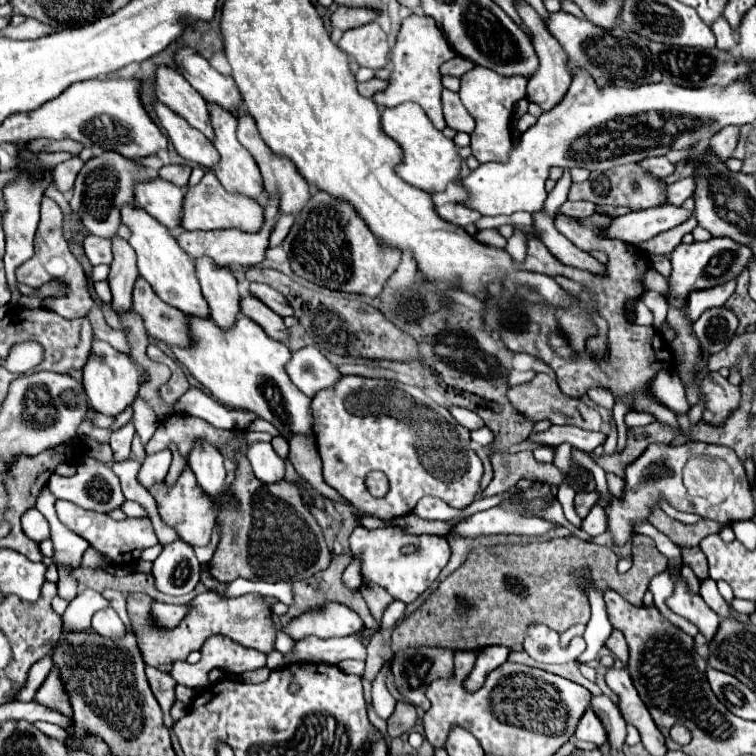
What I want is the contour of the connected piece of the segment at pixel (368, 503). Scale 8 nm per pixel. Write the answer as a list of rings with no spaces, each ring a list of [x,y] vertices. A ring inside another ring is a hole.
[[[343,375],[335,387],[319,391],[313,397],[311,409],[313,409],[313,435],[317,441],[319,457],[323,461],[323,479],[359,511],[379,519],[401,517],[411,513],[417,501],[425,495],[439,497],[455,509],[465,509],[473,503],[475,495],[479,493],[483,465],[469,445],[471,443],[469,431],[453,419],[447,407],[427,397],[423,389],[389,379]],[[373,469],[379,469],[389,477],[391,491],[387,493],[385,499],[371,499],[365,487],[365,475]]]

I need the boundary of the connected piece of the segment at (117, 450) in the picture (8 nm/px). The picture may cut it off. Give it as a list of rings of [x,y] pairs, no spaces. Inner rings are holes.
[[[129,421],[125,427],[121,427],[119,431],[111,433],[109,445],[111,445],[111,449],[113,449],[113,463],[119,463],[119,461],[129,459],[133,435],[135,435],[135,427],[133,427],[131,421]]]

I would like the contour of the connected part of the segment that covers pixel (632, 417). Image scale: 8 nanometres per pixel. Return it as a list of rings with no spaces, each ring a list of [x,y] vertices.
[[[631,411],[625,415],[625,423],[627,427],[635,427],[635,425],[649,425],[653,423],[653,415],[645,415],[645,413],[637,413],[637,411]]]

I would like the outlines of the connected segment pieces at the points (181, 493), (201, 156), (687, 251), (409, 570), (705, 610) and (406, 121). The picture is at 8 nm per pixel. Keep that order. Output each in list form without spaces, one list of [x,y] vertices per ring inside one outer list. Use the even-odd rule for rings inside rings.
[[[185,469],[179,479],[175,481],[175,485],[167,485],[165,481],[149,487],[149,493],[155,497],[157,501],[157,509],[159,515],[163,519],[163,523],[167,523],[169,527],[173,527],[177,531],[177,535],[187,541],[189,545],[207,545],[211,539],[211,531],[215,525],[215,515],[213,515],[213,499],[209,499],[209,495],[205,495],[193,475],[193,471]]]
[[[153,99],[153,111],[181,157],[199,163],[205,169],[211,169],[219,161],[219,153],[213,149],[211,141],[201,131],[193,129],[183,117],[173,113],[157,99]]]
[[[713,237],[705,243],[695,241],[691,245],[681,243],[671,253],[671,275],[667,277],[669,295],[665,295],[667,303],[673,307],[683,307],[689,301],[689,295],[693,291],[711,289],[711,287],[727,283],[729,279],[735,279],[745,269],[749,257],[751,257],[749,247],[743,247],[743,245],[739,245],[727,237]]]
[[[357,527],[349,539],[351,551],[355,559],[361,559],[361,575],[381,587],[385,587],[395,599],[403,603],[415,601],[421,593],[425,593],[431,583],[437,579],[441,569],[451,559],[451,547],[445,537],[439,535],[407,535],[393,527],[379,527],[379,529],[365,529]],[[417,545],[417,553],[403,555],[401,547]]]
[[[681,557],[669,559],[669,567],[667,567],[667,569],[673,571],[675,589],[673,589],[673,595],[667,599],[667,607],[669,607],[673,613],[677,613],[677,615],[681,615],[681,617],[685,617],[685,619],[689,619],[689,621],[693,621],[693,623],[699,627],[699,631],[711,641],[713,635],[715,635],[717,629],[719,629],[719,617],[717,617],[717,613],[703,601],[701,595],[689,593],[687,583],[685,583],[683,577],[681,577],[681,565],[683,565]]]
[[[401,103],[397,107],[385,107],[381,113],[381,129],[401,149],[403,159],[395,167],[395,173],[409,185],[423,191],[445,191],[447,183],[455,181],[461,167],[461,157],[455,151],[455,143],[433,127],[425,111],[417,103]]]

